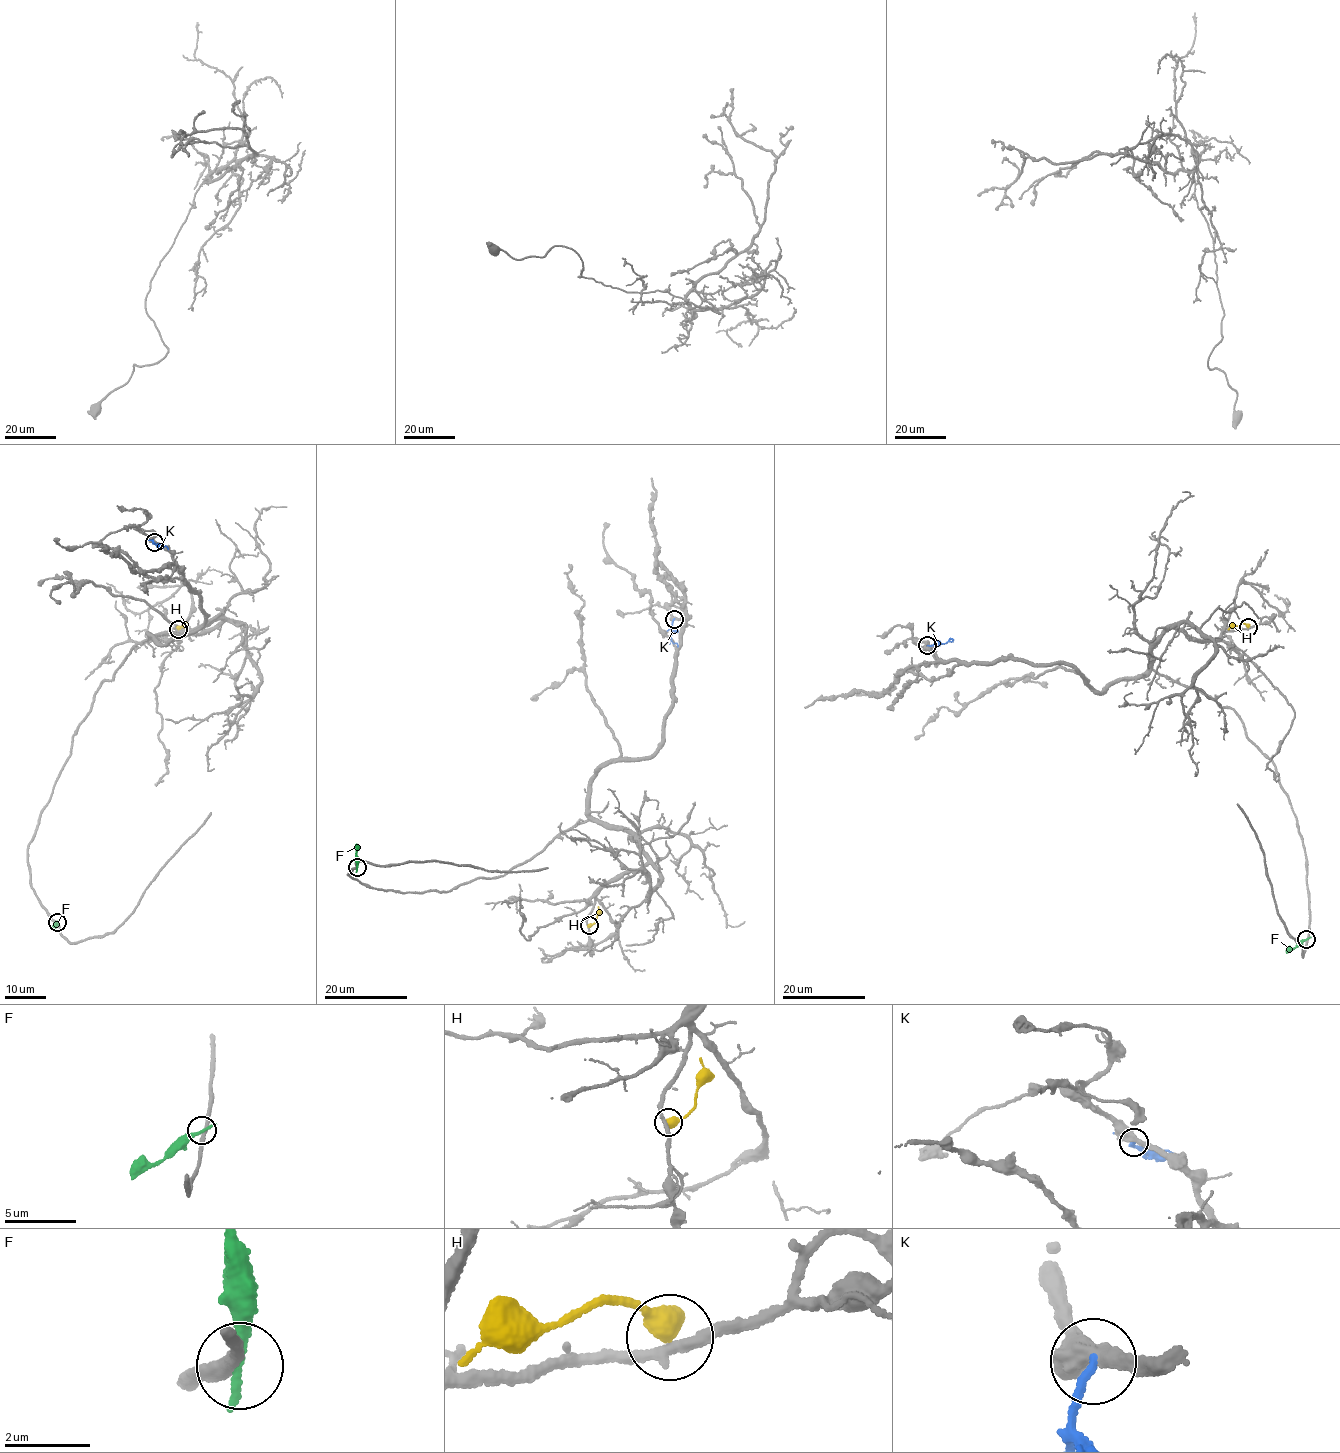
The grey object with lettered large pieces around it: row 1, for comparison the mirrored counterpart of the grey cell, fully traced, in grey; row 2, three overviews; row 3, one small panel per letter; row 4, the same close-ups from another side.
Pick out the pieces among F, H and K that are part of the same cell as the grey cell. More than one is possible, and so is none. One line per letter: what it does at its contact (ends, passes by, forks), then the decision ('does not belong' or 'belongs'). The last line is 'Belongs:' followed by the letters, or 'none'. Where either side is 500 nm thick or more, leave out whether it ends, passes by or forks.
F: it ends; does not belong
H: does not belong
K: it ends; does not belong
Belongs: none

